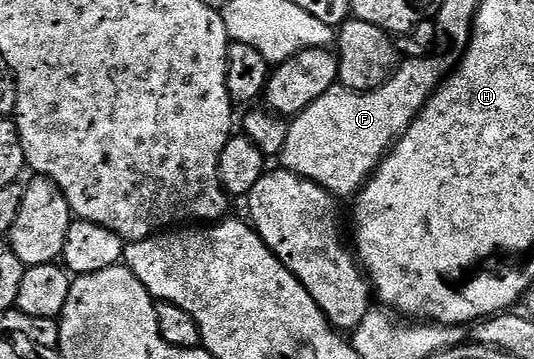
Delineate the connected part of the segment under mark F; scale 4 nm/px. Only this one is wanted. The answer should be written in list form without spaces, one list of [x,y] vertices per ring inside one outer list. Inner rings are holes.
[[[437,56],[407,58],[382,86],[366,94],[357,94],[340,84],[331,87],[289,122],[280,165],[319,184],[338,200],[352,199],[369,181],[393,143],[416,120],[450,70],[451,66],[440,62]]]

